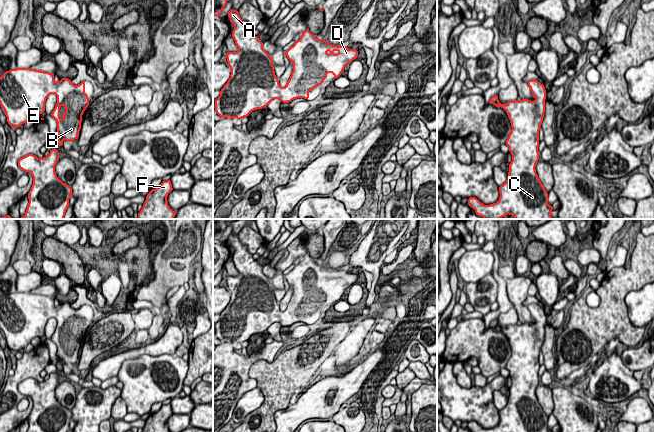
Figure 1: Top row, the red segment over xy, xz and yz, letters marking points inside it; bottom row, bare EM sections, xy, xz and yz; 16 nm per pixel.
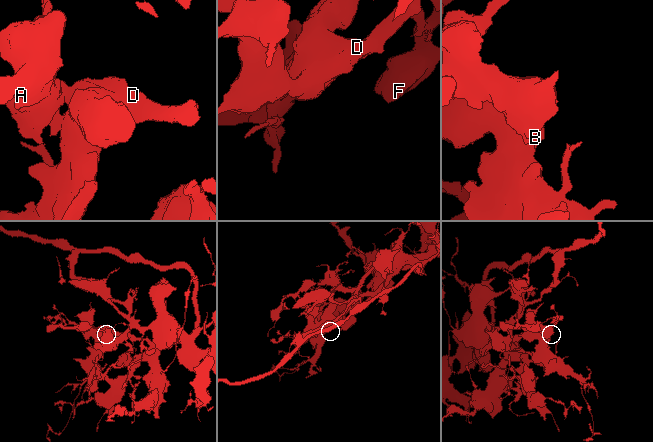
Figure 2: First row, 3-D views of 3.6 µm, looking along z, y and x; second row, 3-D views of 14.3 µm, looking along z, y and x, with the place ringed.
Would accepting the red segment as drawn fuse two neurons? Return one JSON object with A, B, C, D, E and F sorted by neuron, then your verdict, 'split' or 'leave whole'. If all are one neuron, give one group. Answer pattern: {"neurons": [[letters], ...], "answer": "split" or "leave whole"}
{"neurons": [["A", "B", "C", "D", "E", "F"]], "answer": "leave whole"}

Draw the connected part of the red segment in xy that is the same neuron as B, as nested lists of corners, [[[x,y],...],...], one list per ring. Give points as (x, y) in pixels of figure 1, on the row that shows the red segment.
[[[16,68],[4,72],[0,77],[0,105],[5,111],[7,122],[19,128],[33,114],[45,112],[45,102],[50,94],[57,96],[51,113],[57,122],[56,143],[73,142],[79,136],[82,115],[89,105],[85,93],[86,82],[74,85],[70,79],[54,80],[54,74],[31,68]]]

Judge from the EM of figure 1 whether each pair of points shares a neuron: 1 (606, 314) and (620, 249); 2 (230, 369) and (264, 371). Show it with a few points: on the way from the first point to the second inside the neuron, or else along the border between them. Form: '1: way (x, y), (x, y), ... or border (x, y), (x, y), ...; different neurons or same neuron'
1: border (623, 266), (612, 268), (604, 275); different neurons
2: border (271, 361), (251, 366), (256, 386); different neurons

